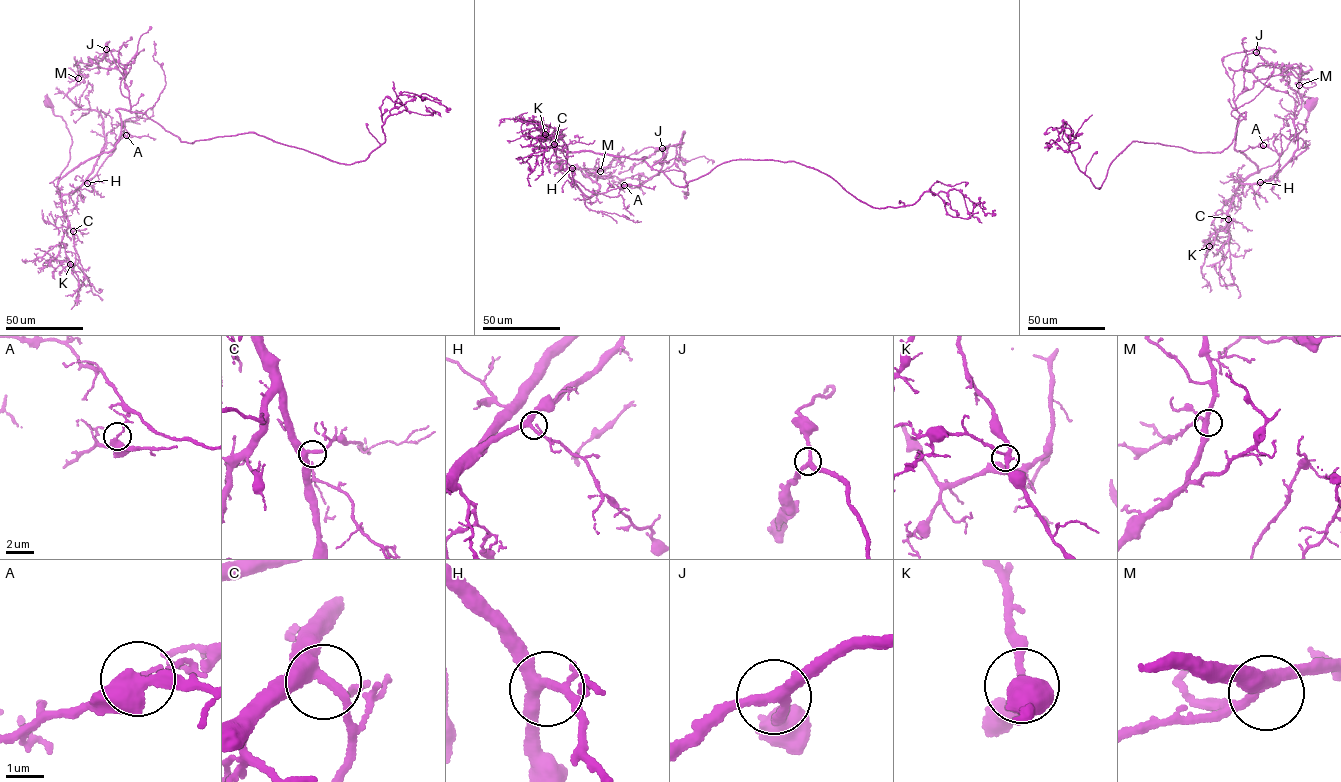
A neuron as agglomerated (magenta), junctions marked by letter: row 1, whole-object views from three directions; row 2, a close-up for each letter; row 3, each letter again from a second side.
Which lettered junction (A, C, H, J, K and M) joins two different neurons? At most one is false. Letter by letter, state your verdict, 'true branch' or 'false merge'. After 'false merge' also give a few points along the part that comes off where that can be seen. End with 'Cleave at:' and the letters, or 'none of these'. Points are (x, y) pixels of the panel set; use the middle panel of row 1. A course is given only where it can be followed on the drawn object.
A: false merge; foreign part runs (624, 185), (653, 188), (655, 186)
C: true branch
H: true branch
J: true branch
K: true branch
M: true branch
Cleave at: A

